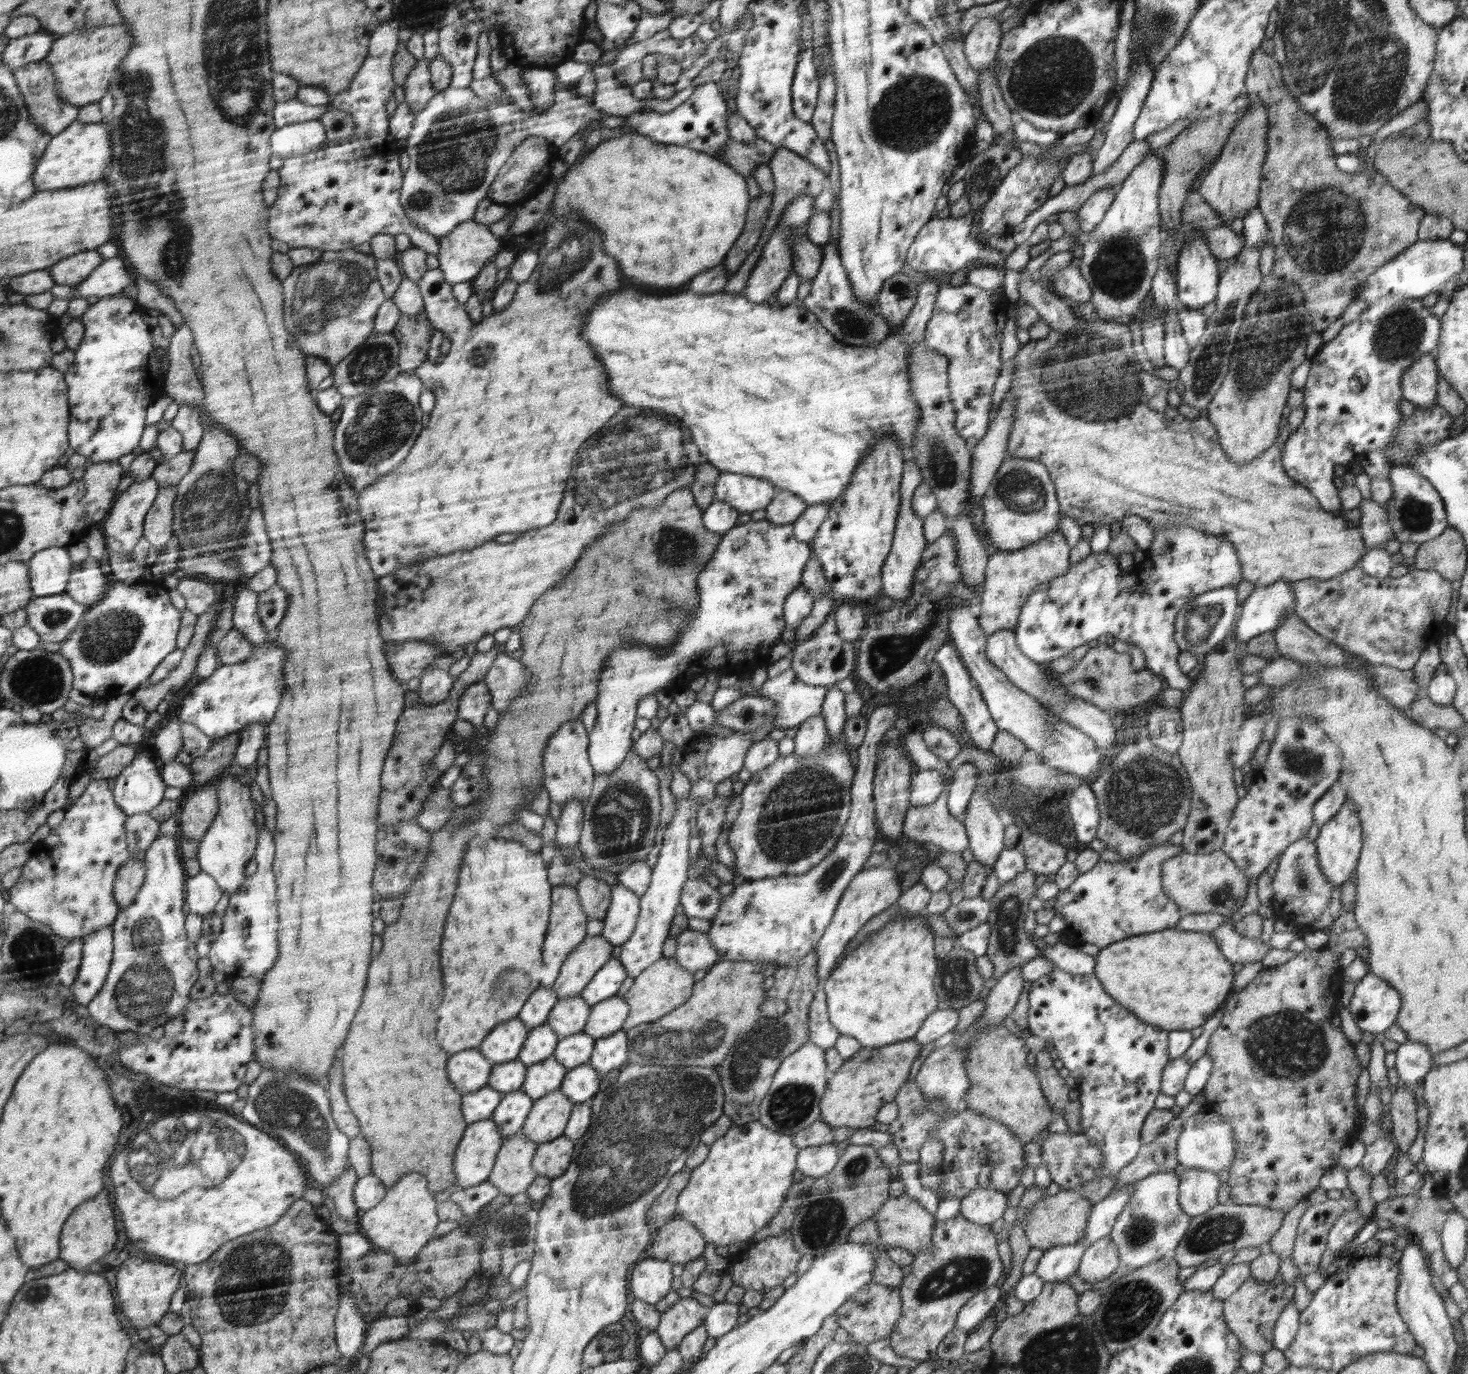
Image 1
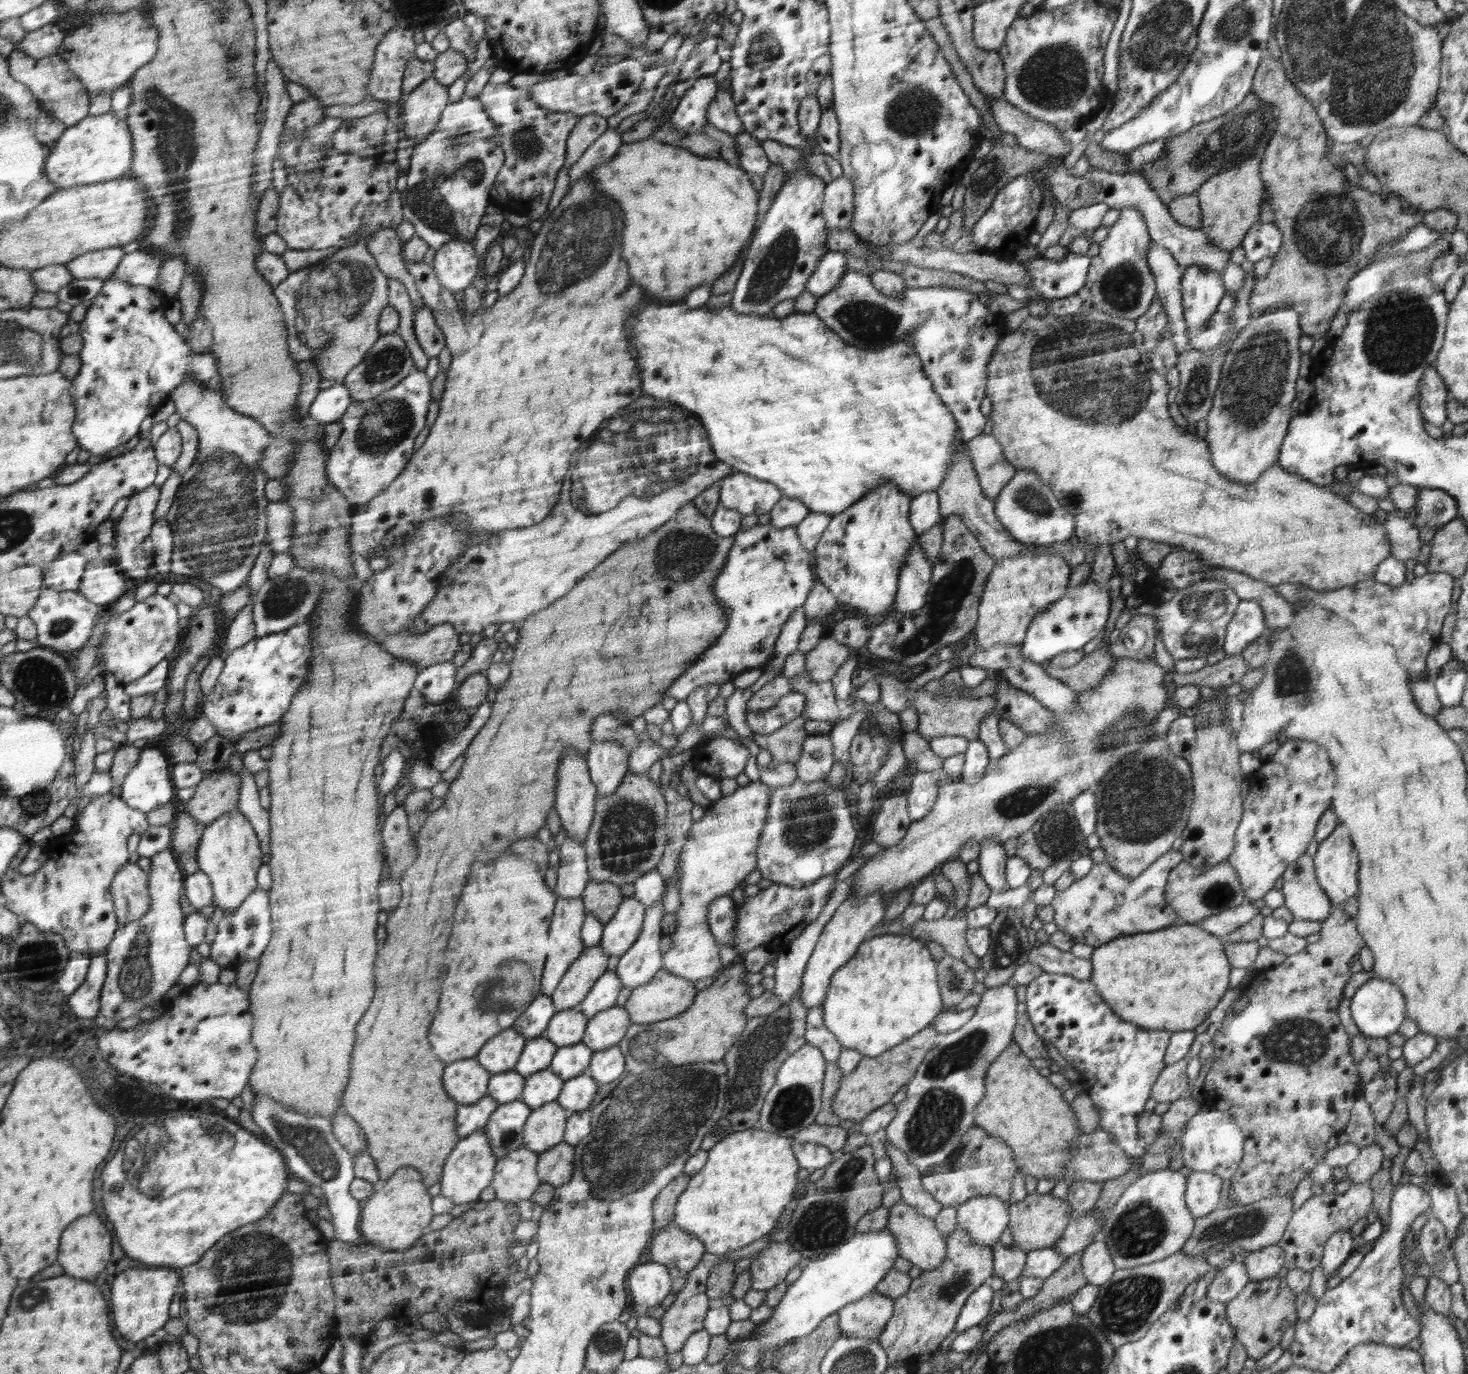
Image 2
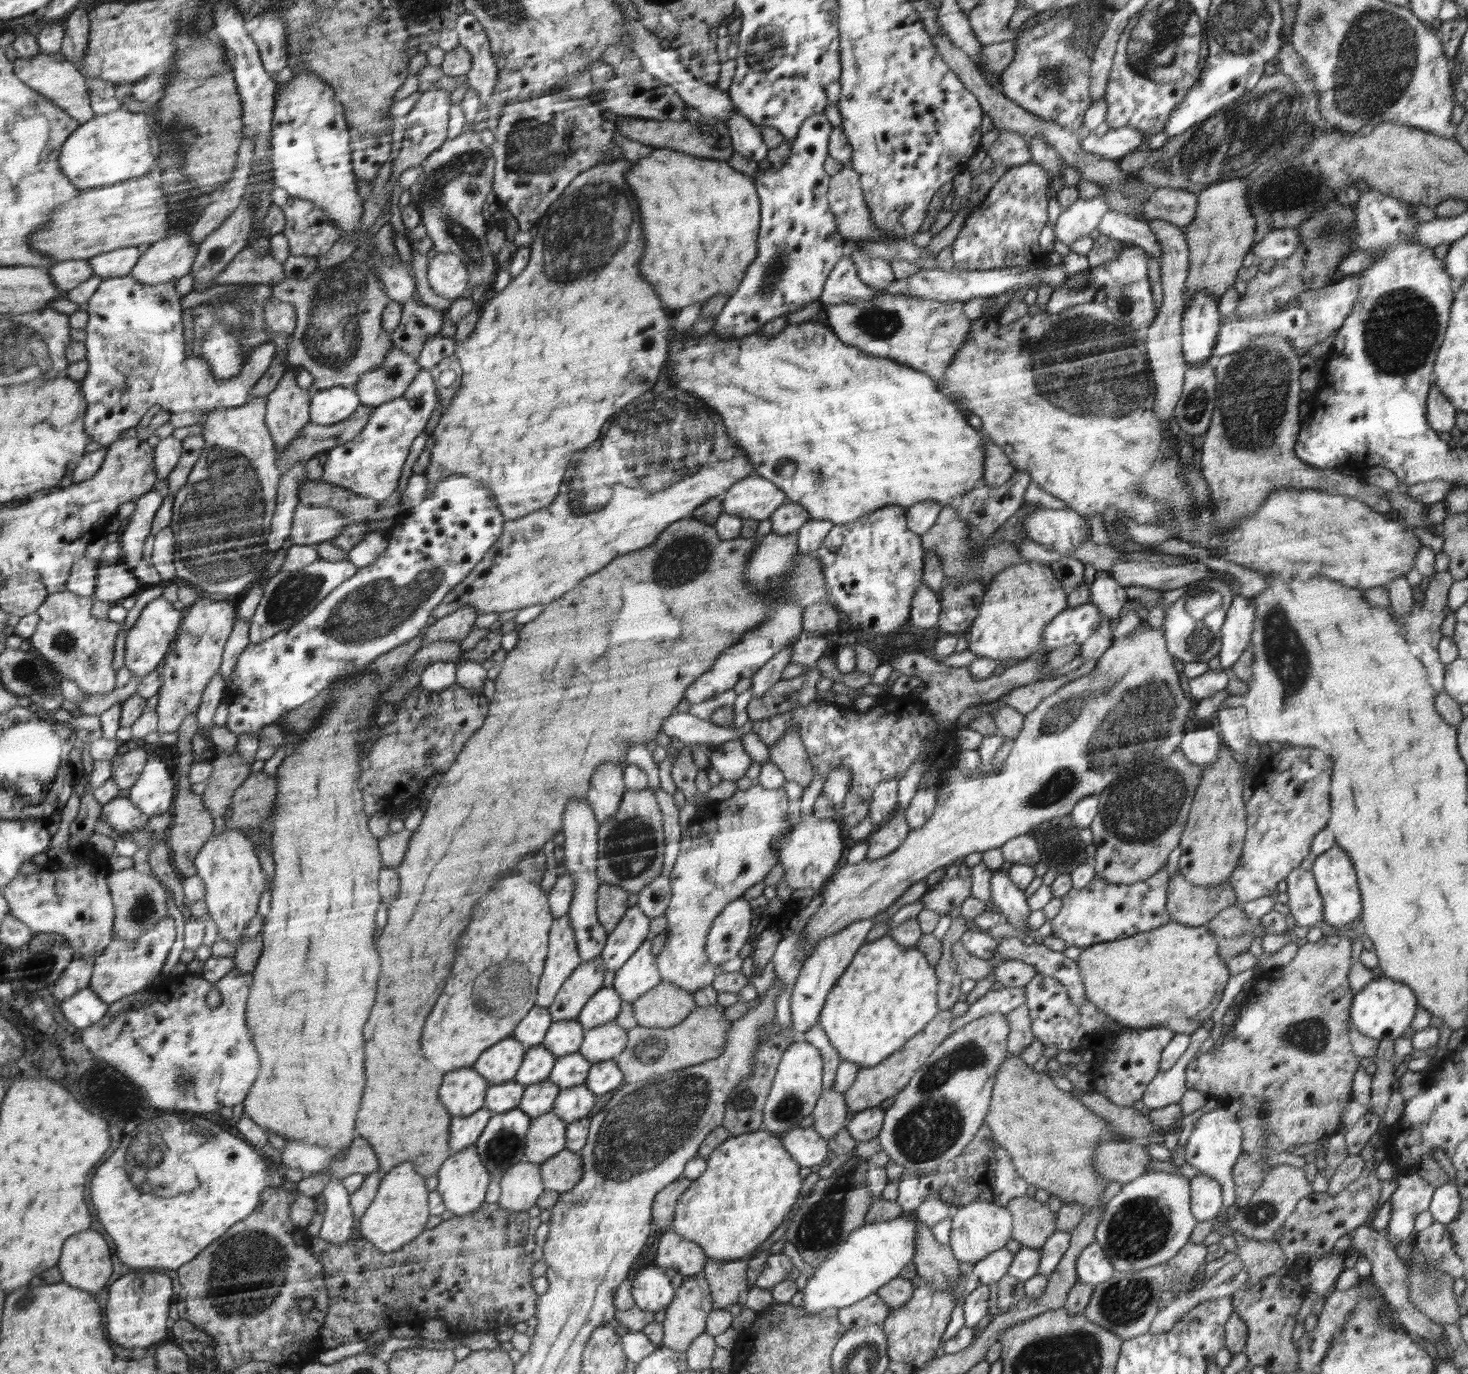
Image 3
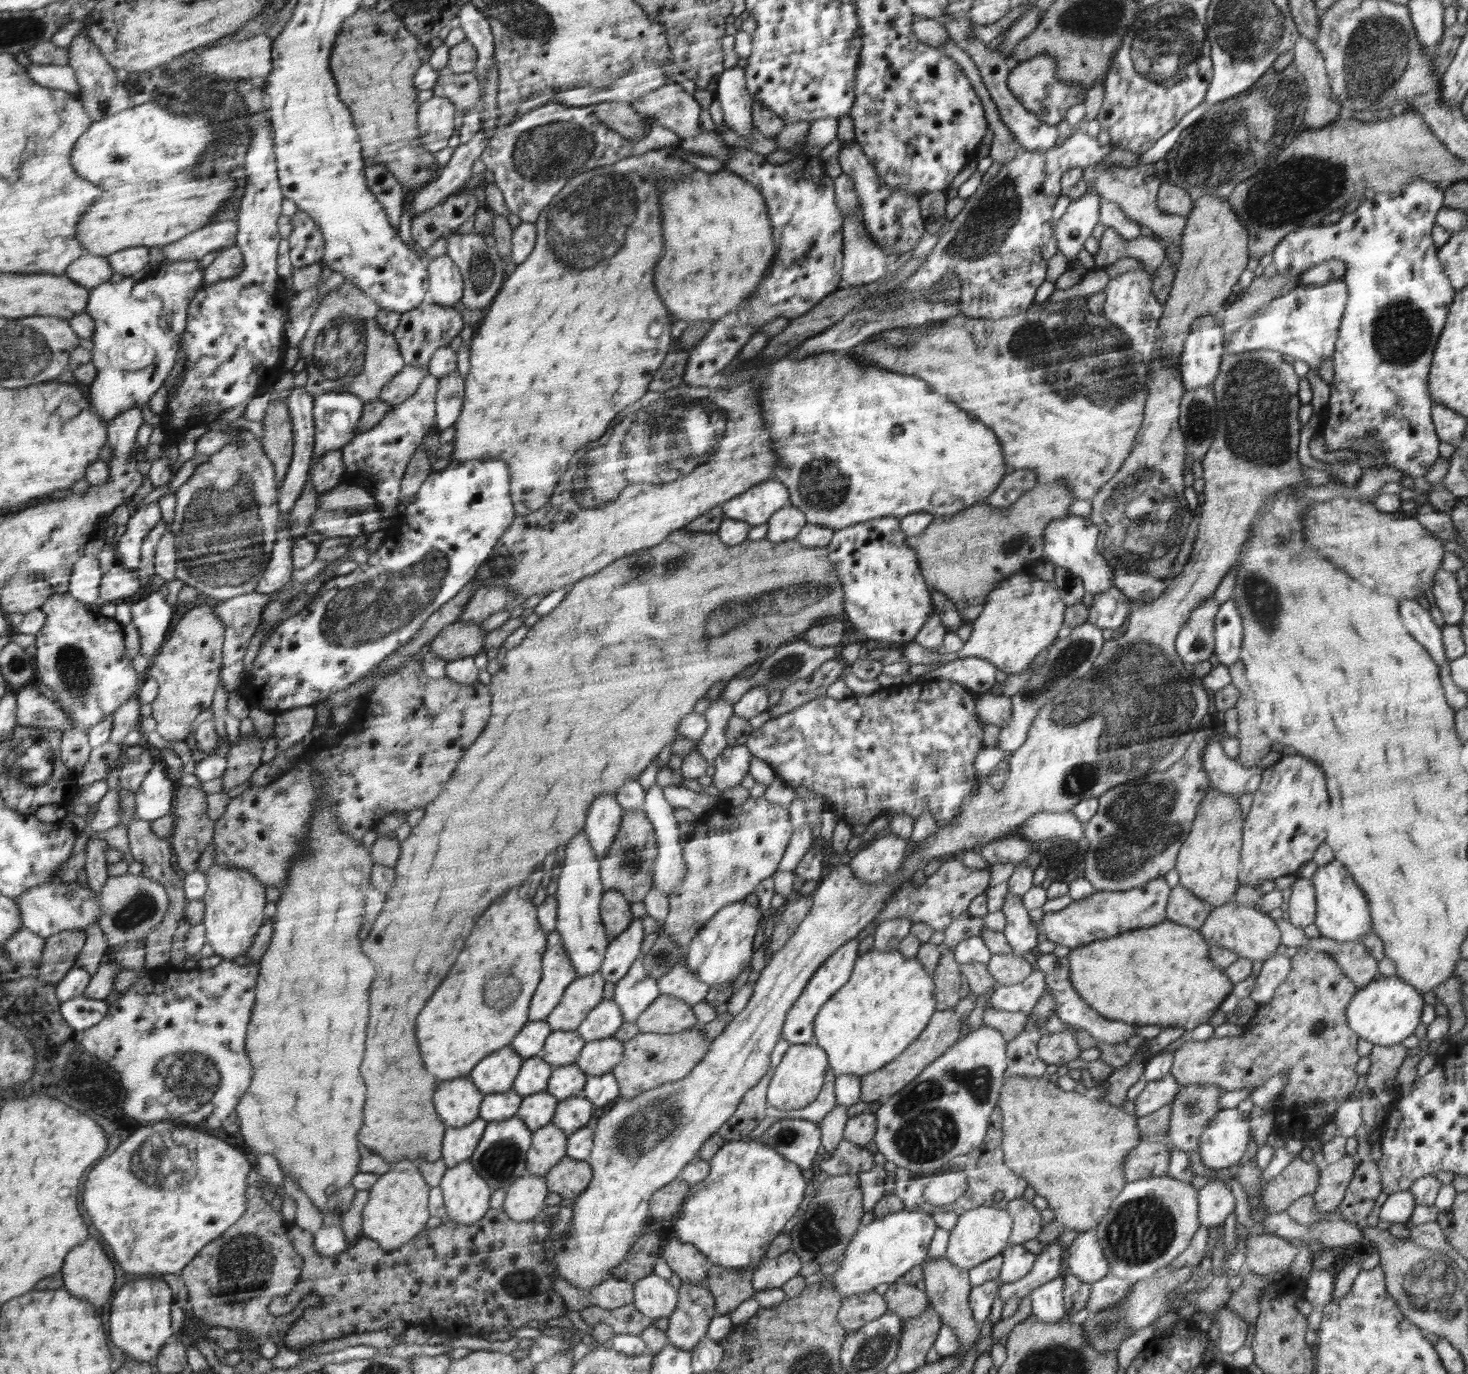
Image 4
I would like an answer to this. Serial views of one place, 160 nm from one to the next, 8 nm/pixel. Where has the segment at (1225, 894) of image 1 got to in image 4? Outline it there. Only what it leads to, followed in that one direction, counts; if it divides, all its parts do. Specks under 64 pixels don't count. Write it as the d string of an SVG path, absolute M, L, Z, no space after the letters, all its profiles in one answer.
M1180 884L1174 886L1169 894L1165 917L1182 926L1199 929L1213 908L1191 890Z

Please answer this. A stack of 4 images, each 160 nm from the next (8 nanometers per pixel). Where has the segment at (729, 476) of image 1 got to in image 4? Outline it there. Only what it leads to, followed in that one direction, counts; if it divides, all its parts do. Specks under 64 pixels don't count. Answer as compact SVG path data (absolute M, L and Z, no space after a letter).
M768 480L756 484L741 495L722 503L724 517L758 526L764 524L778 510L789 503L789 489L781 482Z

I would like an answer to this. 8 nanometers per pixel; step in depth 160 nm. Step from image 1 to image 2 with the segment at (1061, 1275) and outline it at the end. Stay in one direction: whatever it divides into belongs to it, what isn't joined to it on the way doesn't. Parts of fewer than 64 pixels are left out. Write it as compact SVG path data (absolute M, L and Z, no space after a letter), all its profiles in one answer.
M1054 1247L1032 1250L1027 1253L1022 1277L1048 1279L1063 1268L1067 1256L1061 1255Z

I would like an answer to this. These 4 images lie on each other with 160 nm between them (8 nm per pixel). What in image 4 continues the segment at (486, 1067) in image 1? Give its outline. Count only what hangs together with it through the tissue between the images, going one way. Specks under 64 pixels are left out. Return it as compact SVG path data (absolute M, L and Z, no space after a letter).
M468 1077L442 1082L438 1096L434 1096L434 1104L438 1104L438 1112L442 1112L442 1120L446 1120L446 1129L474 1122L481 1110L480 1102L484 1102L481 1089Z

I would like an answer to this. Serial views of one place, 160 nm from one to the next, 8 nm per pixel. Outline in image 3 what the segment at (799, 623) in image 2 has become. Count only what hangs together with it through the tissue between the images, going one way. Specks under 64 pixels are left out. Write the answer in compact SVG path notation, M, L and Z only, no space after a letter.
M792 645L786 646L774 654L774 656L754 673L750 678L750 689L752 690L752 698L760 698L764 696L766 690L770 690L776 681L781 679L781 675L786 666L789 665L792 654Z

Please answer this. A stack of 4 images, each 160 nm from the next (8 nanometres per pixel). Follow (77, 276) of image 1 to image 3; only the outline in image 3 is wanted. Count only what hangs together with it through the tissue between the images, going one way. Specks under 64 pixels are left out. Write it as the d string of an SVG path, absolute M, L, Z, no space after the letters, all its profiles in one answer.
M136 246L119 248L114 252L107 252L90 259L96 276L102 276L105 280L117 277L126 277L136 262L140 260L142 252Z

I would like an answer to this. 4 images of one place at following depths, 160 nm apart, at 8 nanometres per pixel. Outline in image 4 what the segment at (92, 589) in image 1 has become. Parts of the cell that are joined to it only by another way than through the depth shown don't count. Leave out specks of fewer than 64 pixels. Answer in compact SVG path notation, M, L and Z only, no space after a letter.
M122 563L112 568L104 575L99 604L110 604L136 594L141 582L133 569L127 569Z

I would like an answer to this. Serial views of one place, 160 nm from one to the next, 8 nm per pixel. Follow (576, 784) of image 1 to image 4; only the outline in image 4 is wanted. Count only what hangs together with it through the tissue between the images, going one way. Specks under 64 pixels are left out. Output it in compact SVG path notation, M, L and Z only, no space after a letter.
M582 829L565 844L565 861L557 879L558 912L555 930L558 931L575 968L578 977L594 974L605 962L608 937L600 916L600 903L604 898L604 884L601 880L601 865L591 845L589 836Z

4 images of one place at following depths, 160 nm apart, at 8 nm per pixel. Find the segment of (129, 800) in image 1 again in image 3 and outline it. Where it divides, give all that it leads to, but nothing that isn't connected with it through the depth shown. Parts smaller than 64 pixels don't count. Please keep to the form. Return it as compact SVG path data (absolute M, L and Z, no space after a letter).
M147 751L148 761L137 781L129 788L128 799L150 818L172 809L174 783L166 763L154 752Z

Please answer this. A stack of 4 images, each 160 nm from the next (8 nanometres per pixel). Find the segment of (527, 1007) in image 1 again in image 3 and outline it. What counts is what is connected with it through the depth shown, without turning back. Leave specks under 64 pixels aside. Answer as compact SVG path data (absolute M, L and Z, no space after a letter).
M534 1006L520 1020L512 1036L527 1048L538 1046L544 1040L548 1027L552 1023L551 1012L547 1008Z

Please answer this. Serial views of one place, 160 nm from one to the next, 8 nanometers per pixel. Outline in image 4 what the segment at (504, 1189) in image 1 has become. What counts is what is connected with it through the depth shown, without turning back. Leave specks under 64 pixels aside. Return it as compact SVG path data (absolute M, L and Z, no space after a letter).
M522 1176L506 1191L504 1209L510 1220L526 1222L534 1220L544 1208L544 1200L549 1198L548 1182L544 1177Z

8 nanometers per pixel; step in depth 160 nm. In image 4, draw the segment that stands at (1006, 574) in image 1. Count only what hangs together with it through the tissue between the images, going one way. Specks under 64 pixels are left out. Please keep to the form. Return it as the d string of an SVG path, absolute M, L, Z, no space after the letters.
M1018 573L1010 580L996 587L988 596L985 610L976 620L970 622L972 633L964 646L952 658L977 656L992 662L998 670L1006 675L1022 673L1030 662L1048 648L1062 628L1066 606L1061 599L1060 591L1053 581L1044 581L1033 573Z

